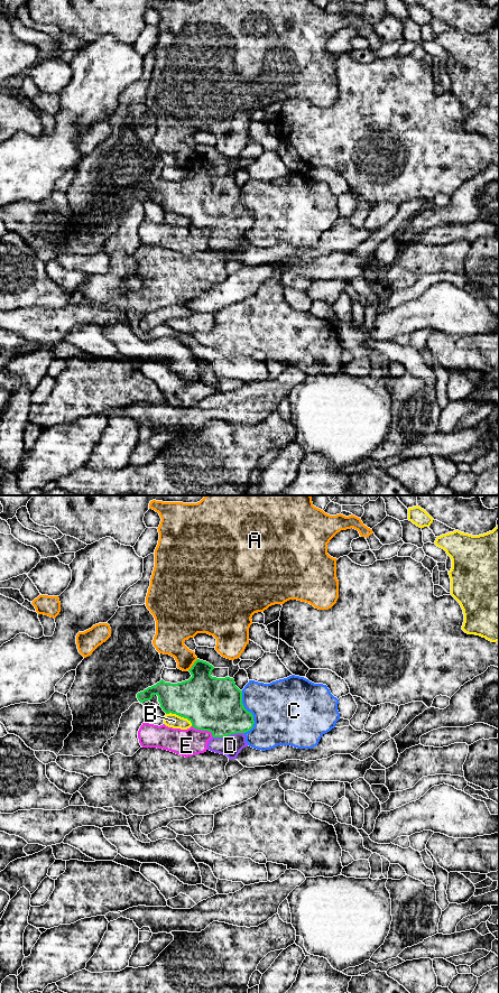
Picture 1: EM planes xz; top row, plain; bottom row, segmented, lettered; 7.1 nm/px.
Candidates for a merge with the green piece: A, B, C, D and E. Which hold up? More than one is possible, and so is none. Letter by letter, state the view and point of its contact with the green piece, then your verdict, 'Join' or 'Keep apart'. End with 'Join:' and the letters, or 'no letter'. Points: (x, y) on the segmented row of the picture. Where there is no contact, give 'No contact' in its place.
A: Touches green at xz (193, 665). Keep apart
B: Touches green at xz (179, 715). Keep apart
C: Touches green at xz (250, 713). Keep apart
D: Touches green at xz (228, 734). Join
E: Touches green at xz (203, 730). Keep apart
Join: D

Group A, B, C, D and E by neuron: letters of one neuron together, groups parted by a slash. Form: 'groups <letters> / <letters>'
groups A / B / C / D / E

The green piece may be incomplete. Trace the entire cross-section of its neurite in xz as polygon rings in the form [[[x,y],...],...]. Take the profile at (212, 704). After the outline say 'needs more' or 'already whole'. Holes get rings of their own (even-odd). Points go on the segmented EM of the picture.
[[[197,659],[188,670],[192,675],[188,680],[170,684],[161,679],[156,685],[138,693],[137,698],[144,703],[157,695],[160,707],[166,714],[176,714],[187,718],[194,728],[211,732],[213,737],[207,743],[207,750],[224,754],[232,760],[248,746],[244,733],[253,727],[253,715],[244,708],[242,690],[235,686],[234,679],[212,677],[213,669],[214,667],[209,662]]] | needs more

